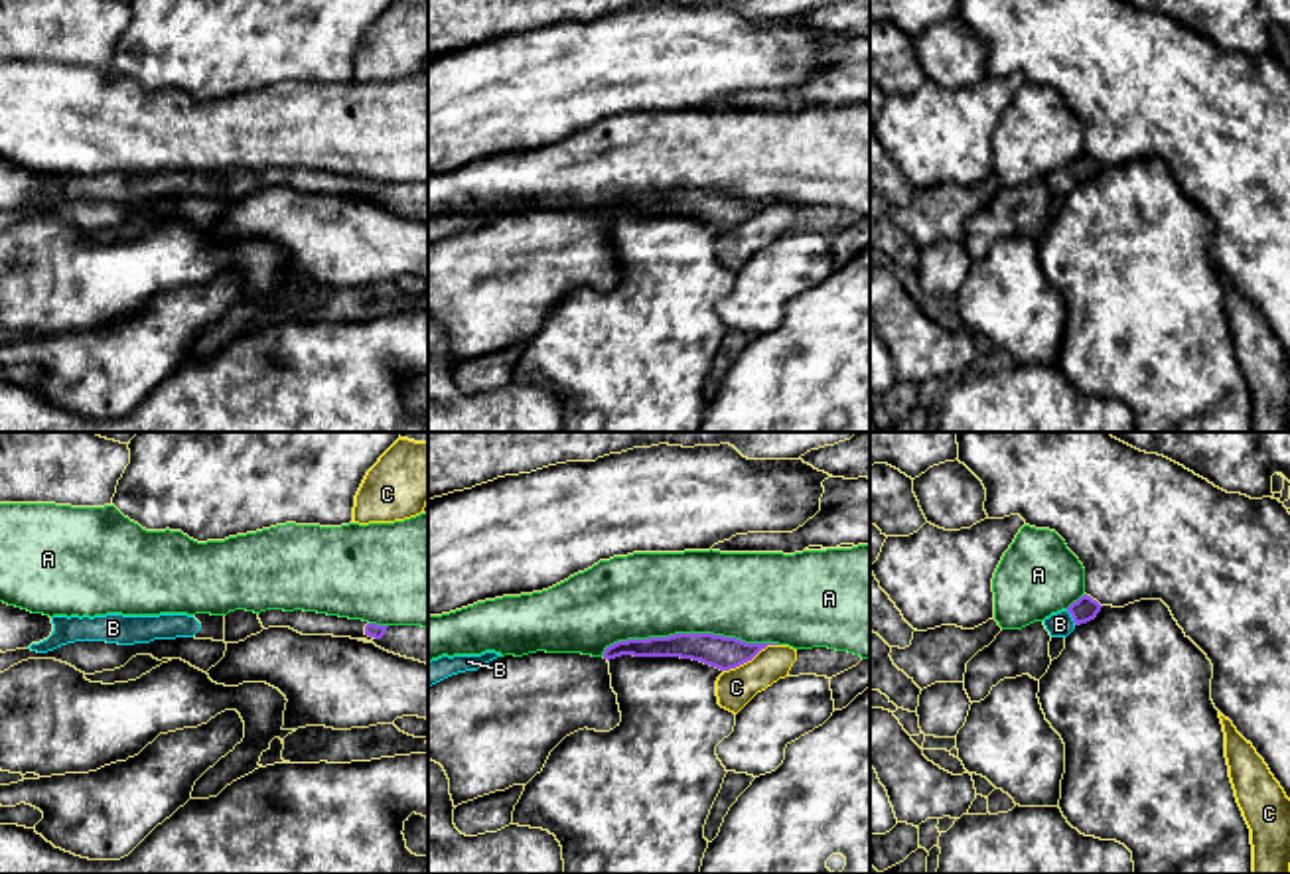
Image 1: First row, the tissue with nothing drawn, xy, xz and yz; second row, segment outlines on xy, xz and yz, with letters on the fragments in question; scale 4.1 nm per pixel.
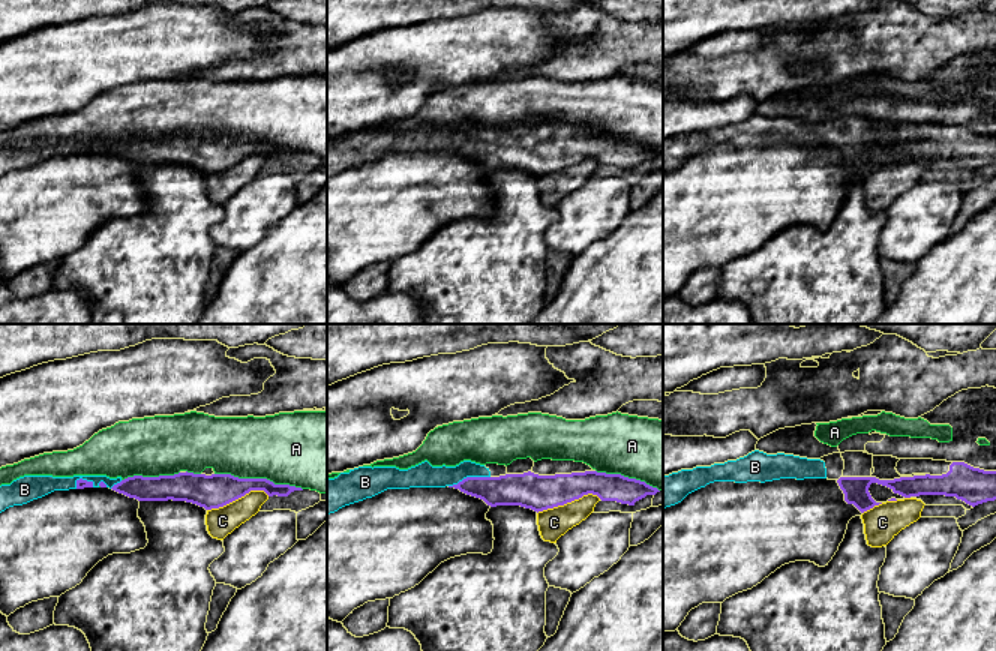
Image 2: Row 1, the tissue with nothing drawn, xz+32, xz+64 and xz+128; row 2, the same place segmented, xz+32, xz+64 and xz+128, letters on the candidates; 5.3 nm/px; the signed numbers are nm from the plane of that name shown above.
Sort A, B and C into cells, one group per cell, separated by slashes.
A / B / C

